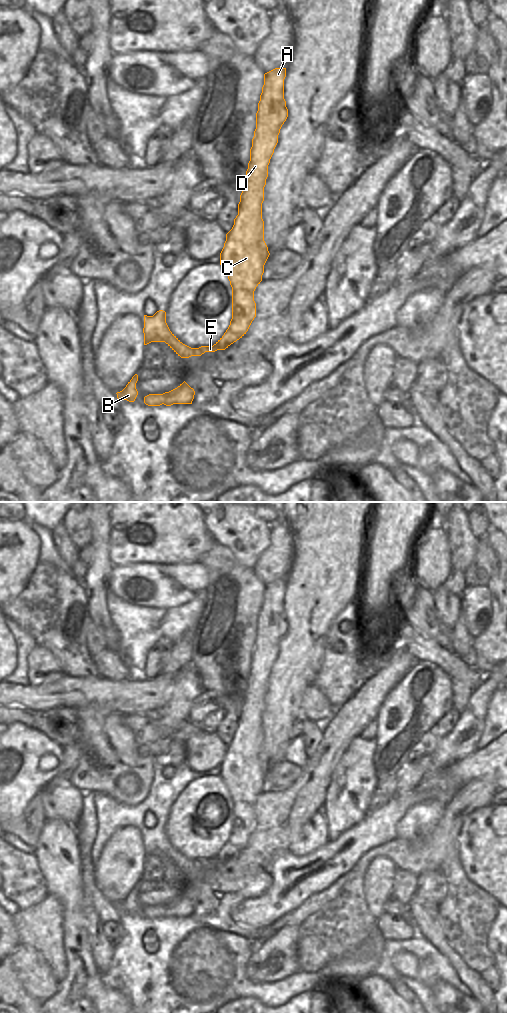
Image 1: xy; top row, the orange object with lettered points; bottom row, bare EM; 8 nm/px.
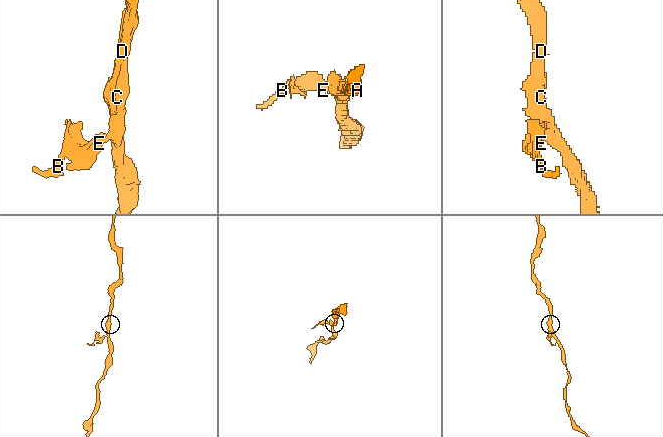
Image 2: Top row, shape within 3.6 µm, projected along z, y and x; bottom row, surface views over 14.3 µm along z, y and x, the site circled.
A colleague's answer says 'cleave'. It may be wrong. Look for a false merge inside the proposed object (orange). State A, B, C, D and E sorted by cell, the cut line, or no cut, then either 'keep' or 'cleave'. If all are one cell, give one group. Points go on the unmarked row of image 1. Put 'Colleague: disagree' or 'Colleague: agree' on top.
Colleague: disagree
A B C D E; no cut; keep

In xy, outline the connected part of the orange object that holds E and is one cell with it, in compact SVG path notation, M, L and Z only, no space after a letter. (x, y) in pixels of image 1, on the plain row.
M275 580L264 586L264 597L256 625L256 641L250 661L246 693L238 716L238 727L234 731L232 741L226 746L226 753L220 765L220 777L228 787L232 799L232 831L228 841L213 858L191 860L183 856L170 843L166 835L166 824L159 822L153 828L144 827L144 857L151 854L165 854L181 870L201 868L205 864L215 864L228 860L246 846L256 829L254 803L262 793L264 777L270 767L264 753L264 733L262 731L264 699L268 689L268 677L278 655L280 641L288 629L288 621L284 611L285 589L286 580Z

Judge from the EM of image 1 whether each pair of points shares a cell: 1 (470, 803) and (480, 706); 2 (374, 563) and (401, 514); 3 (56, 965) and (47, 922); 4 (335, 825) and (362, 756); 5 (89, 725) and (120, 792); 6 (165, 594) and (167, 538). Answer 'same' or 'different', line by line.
1: different
2: same
3: same
4: same
5: same
6: different

